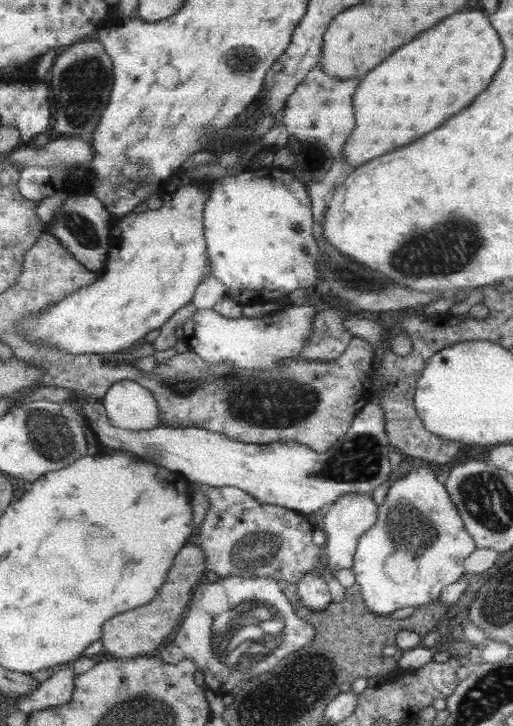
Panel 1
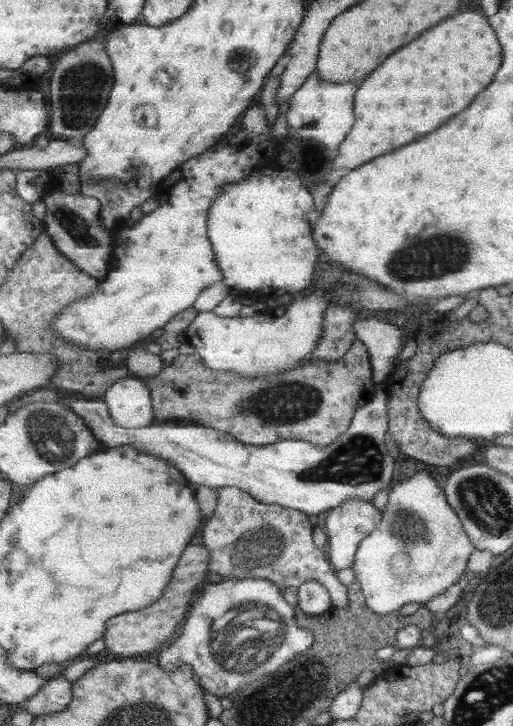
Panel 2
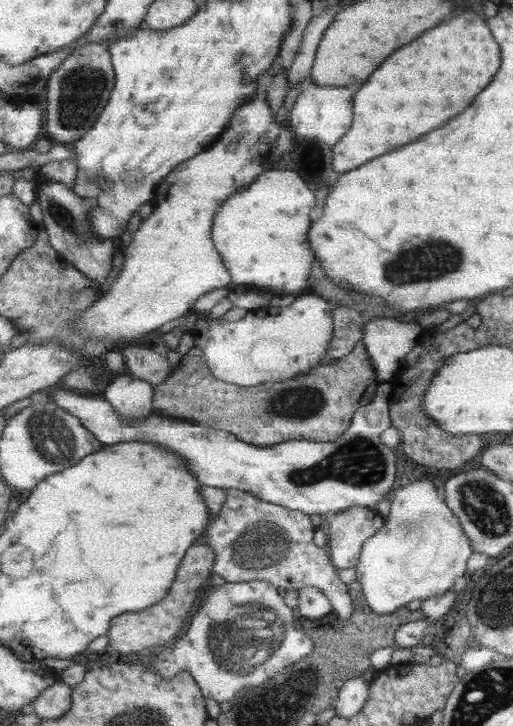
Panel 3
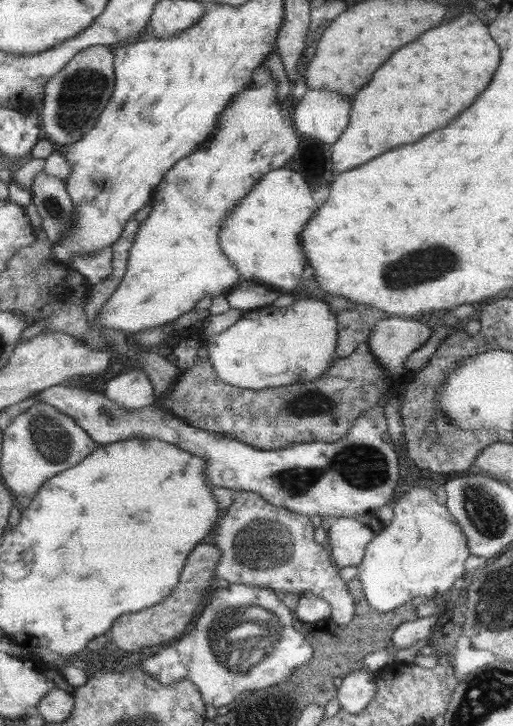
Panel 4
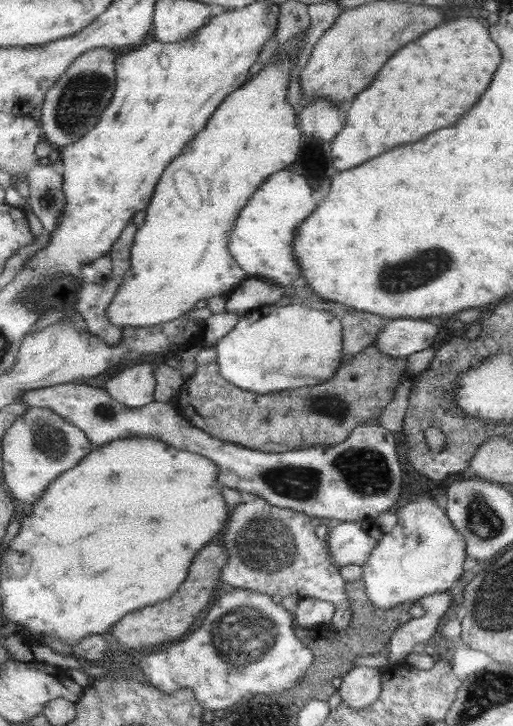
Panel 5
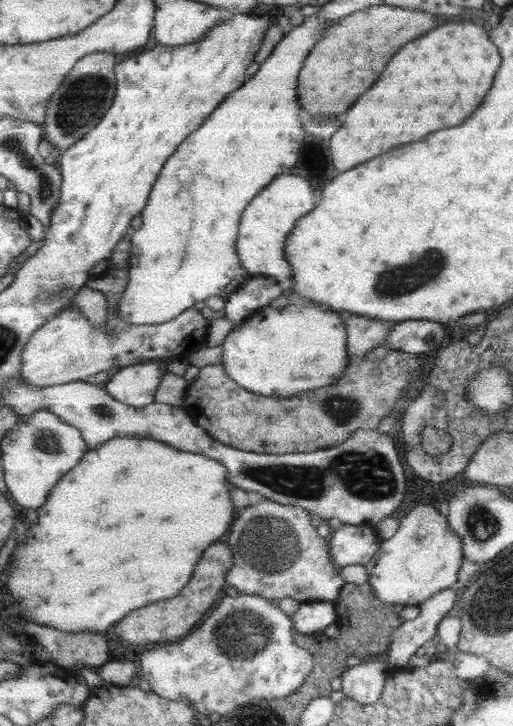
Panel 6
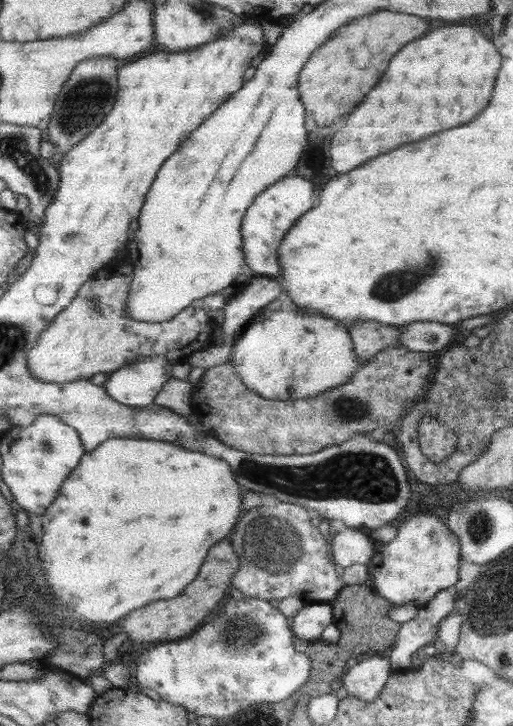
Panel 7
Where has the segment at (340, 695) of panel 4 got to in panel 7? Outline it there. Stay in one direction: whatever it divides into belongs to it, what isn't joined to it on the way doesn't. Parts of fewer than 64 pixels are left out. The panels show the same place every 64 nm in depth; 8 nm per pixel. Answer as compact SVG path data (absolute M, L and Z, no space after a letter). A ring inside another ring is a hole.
M376 655L348 668L341 679L349 695L370 702L378 698L391 673L389 660Z

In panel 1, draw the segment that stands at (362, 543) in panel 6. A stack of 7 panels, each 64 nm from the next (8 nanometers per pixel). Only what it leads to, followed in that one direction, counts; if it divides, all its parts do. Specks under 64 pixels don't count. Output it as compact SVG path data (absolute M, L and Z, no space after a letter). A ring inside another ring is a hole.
M348 493L338 498L337 502L324 510L324 519L318 523L326 534L326 544L323 550L326 553L326 566L332 572L353 567L354 555L358 539L374 523L376 523L378 508L372 499L372 494Z

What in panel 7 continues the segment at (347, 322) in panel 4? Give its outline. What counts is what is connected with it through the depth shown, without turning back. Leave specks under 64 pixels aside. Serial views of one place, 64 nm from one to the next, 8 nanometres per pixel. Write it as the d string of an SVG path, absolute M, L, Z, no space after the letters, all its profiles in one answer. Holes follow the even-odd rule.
M354 321L347 327L354 344L354 352L361 362L374 357L386 347L398 346L400 330L396 326L376 321Z

